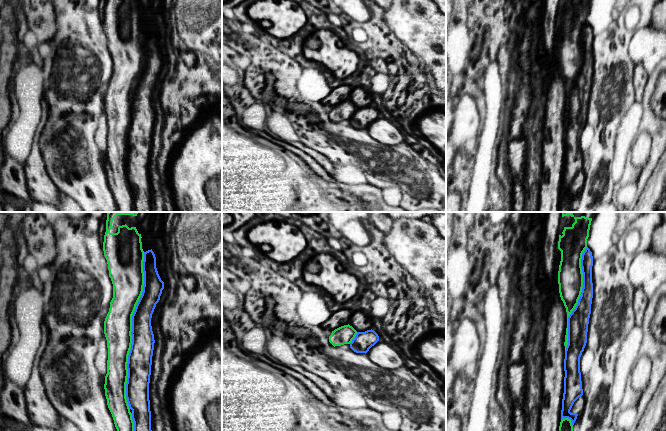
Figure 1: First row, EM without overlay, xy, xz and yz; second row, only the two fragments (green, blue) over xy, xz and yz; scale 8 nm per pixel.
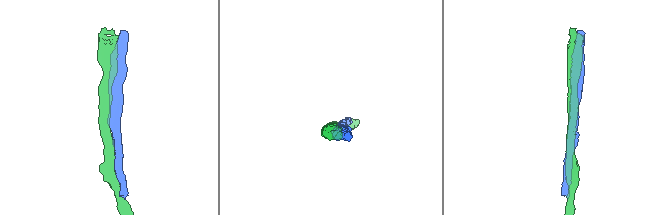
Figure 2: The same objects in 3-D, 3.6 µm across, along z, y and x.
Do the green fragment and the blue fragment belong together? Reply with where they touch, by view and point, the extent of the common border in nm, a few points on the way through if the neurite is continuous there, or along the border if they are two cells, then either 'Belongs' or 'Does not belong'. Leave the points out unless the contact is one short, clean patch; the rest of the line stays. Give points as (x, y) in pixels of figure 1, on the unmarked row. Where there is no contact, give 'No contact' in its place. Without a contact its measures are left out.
Touches green at xy (131, 106). Shared border 1250 nm. Does not belong

